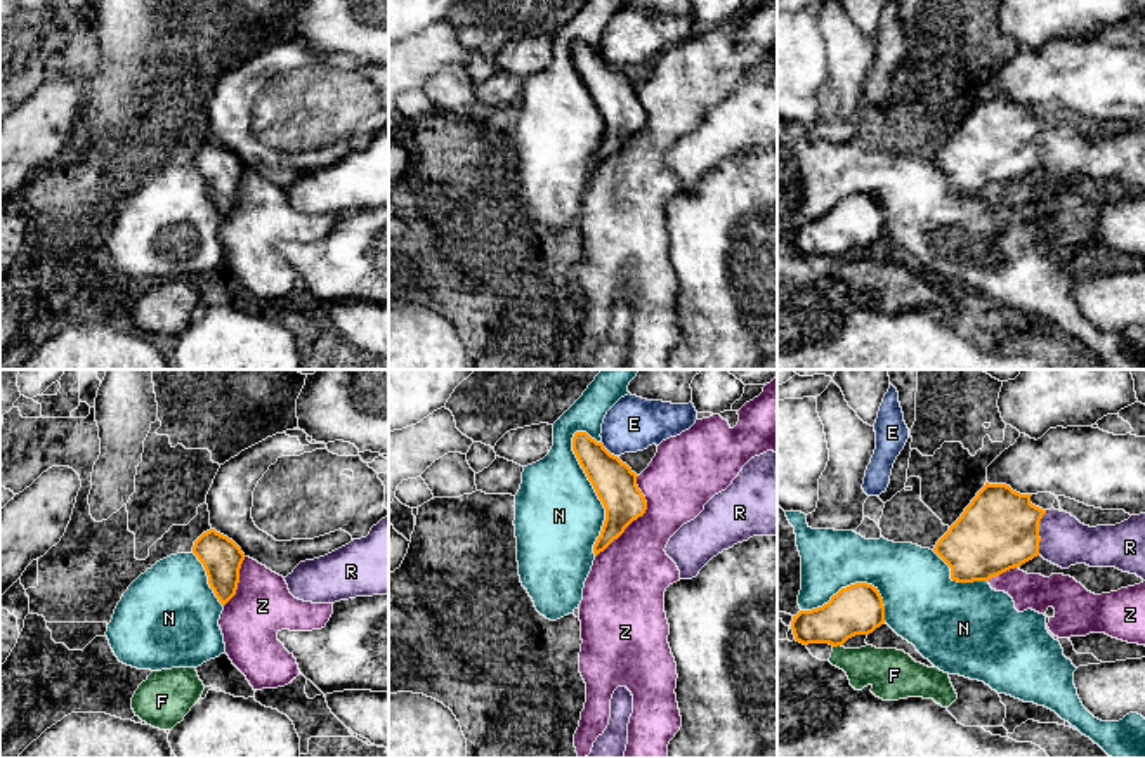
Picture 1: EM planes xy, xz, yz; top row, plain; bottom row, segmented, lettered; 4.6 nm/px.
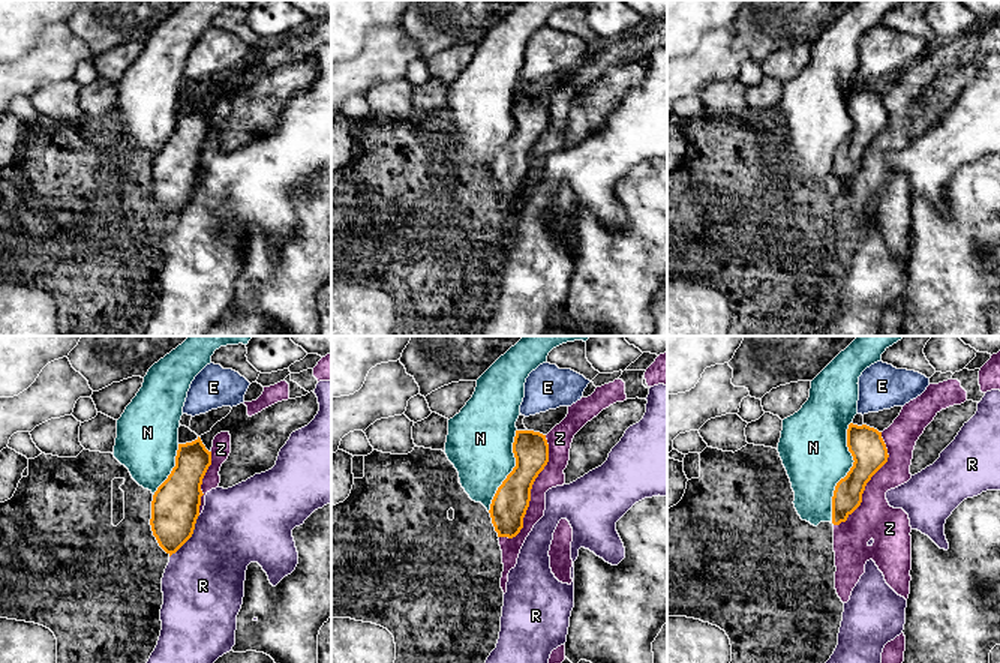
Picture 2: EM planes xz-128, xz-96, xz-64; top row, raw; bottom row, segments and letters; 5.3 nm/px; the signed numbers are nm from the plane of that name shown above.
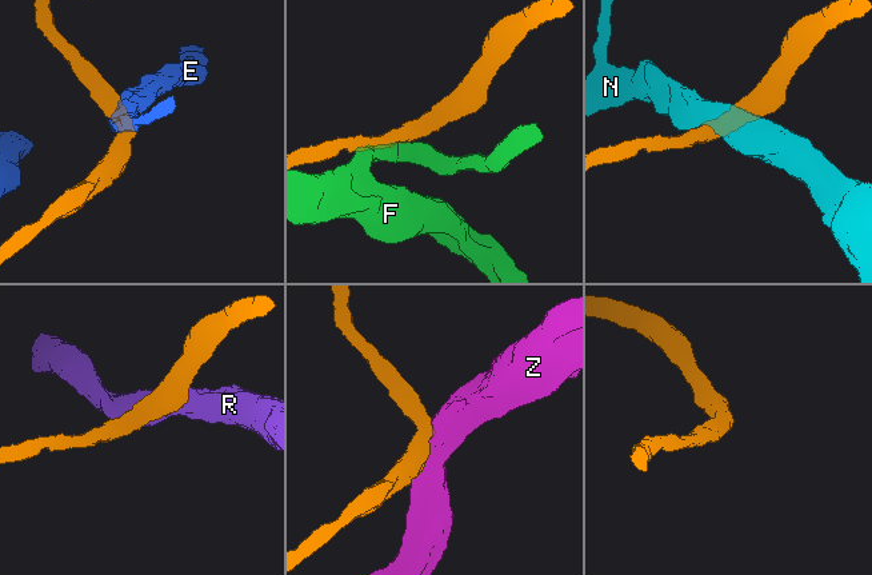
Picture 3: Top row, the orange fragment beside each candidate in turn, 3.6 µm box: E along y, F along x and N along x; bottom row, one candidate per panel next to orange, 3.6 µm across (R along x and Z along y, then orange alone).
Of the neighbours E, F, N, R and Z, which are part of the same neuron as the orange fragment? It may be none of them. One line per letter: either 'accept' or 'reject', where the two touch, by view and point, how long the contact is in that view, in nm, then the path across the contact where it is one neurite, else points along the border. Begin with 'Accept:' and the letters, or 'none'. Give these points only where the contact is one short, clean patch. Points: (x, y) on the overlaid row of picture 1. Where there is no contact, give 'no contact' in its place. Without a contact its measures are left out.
Accept: none
E: reject; contact xz (608, 451); length 100 nm; border xz (601, 443), (616, 457)
F: reject; contact yz (837, 646); length 40 nm
N: reject; contact xz (595, 491); length 600 nm
R: reject; contact yz (1038, 533); length 220 nm
Z: reject; contact xz (637, 517); length 440 nm

